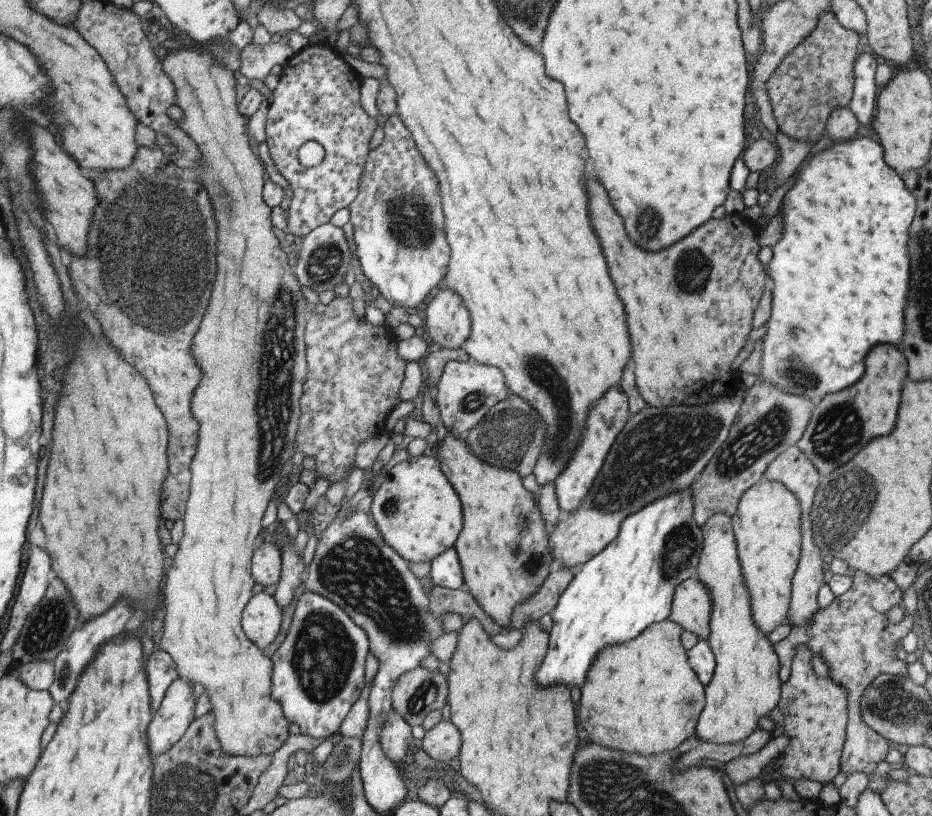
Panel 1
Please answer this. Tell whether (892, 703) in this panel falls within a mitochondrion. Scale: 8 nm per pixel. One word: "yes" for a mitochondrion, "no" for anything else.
yes

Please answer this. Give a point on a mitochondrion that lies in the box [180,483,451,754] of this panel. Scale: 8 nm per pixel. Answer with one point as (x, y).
(356, 571)

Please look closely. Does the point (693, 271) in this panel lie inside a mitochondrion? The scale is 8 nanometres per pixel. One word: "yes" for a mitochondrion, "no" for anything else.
yes

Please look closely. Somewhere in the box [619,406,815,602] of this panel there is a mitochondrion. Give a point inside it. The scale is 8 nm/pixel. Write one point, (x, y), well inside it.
(679, 549)

